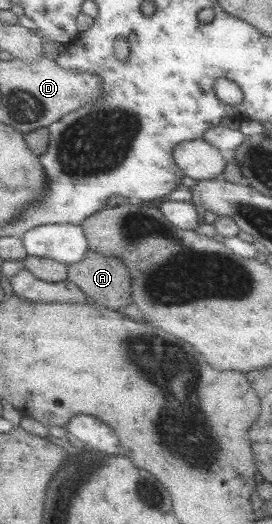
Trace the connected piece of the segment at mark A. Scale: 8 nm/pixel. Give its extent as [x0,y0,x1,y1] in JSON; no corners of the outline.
[68,250,134,311]

